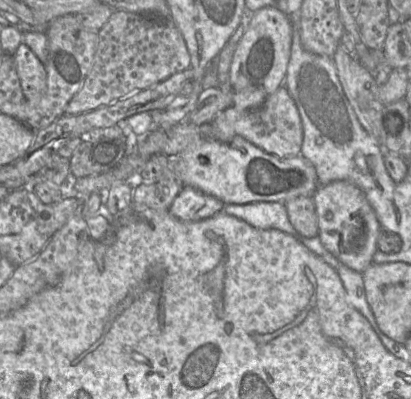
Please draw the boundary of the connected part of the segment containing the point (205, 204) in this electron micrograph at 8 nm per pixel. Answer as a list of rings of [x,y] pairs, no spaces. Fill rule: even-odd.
[[[184,186],[171,203],[168,211],[182,221],[199,221],[221,212],[224,203],[203,192]]]

